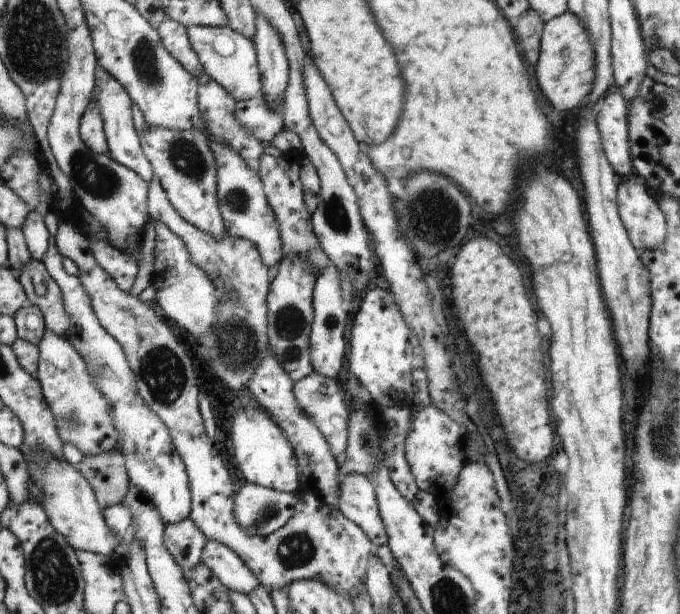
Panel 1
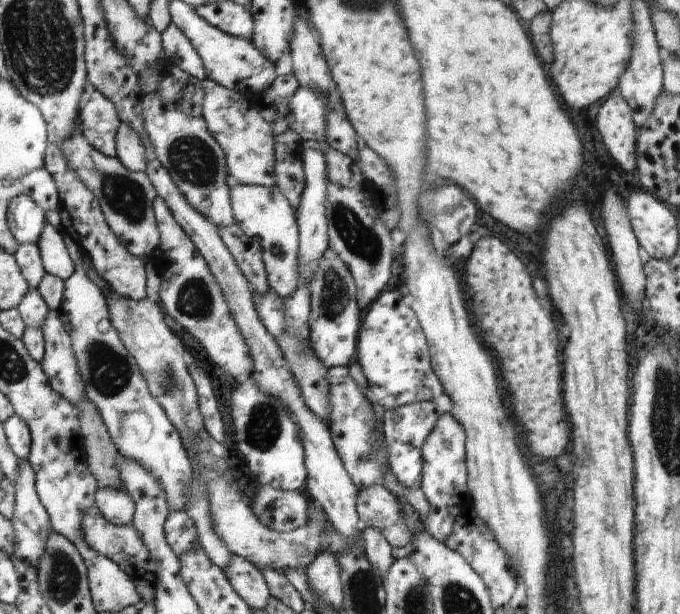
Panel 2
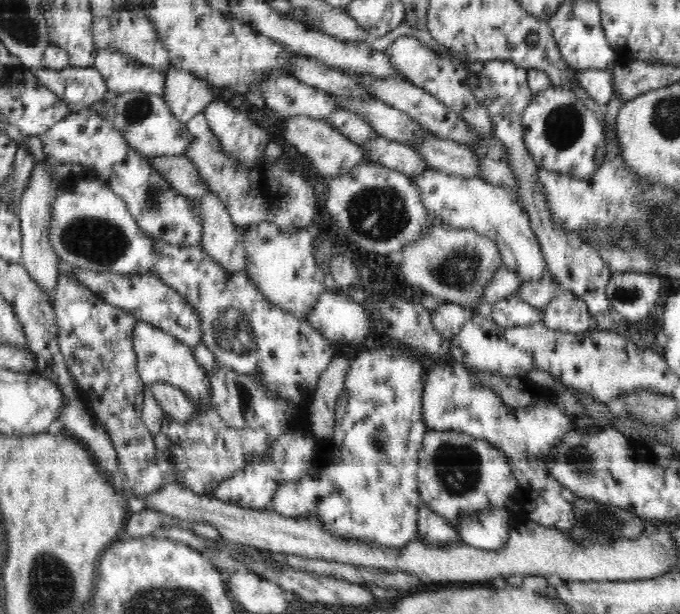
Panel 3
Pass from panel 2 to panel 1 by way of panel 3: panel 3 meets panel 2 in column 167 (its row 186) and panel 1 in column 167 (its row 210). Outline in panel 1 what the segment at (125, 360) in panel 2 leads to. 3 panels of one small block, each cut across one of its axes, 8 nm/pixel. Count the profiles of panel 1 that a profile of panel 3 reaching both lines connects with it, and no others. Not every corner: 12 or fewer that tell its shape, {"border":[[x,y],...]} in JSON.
{"border":[[53,238],[41,261],[60,287],[68,341],[110,401],[130,484],[164,525],[192,509],[168,427],[139,396]]}

